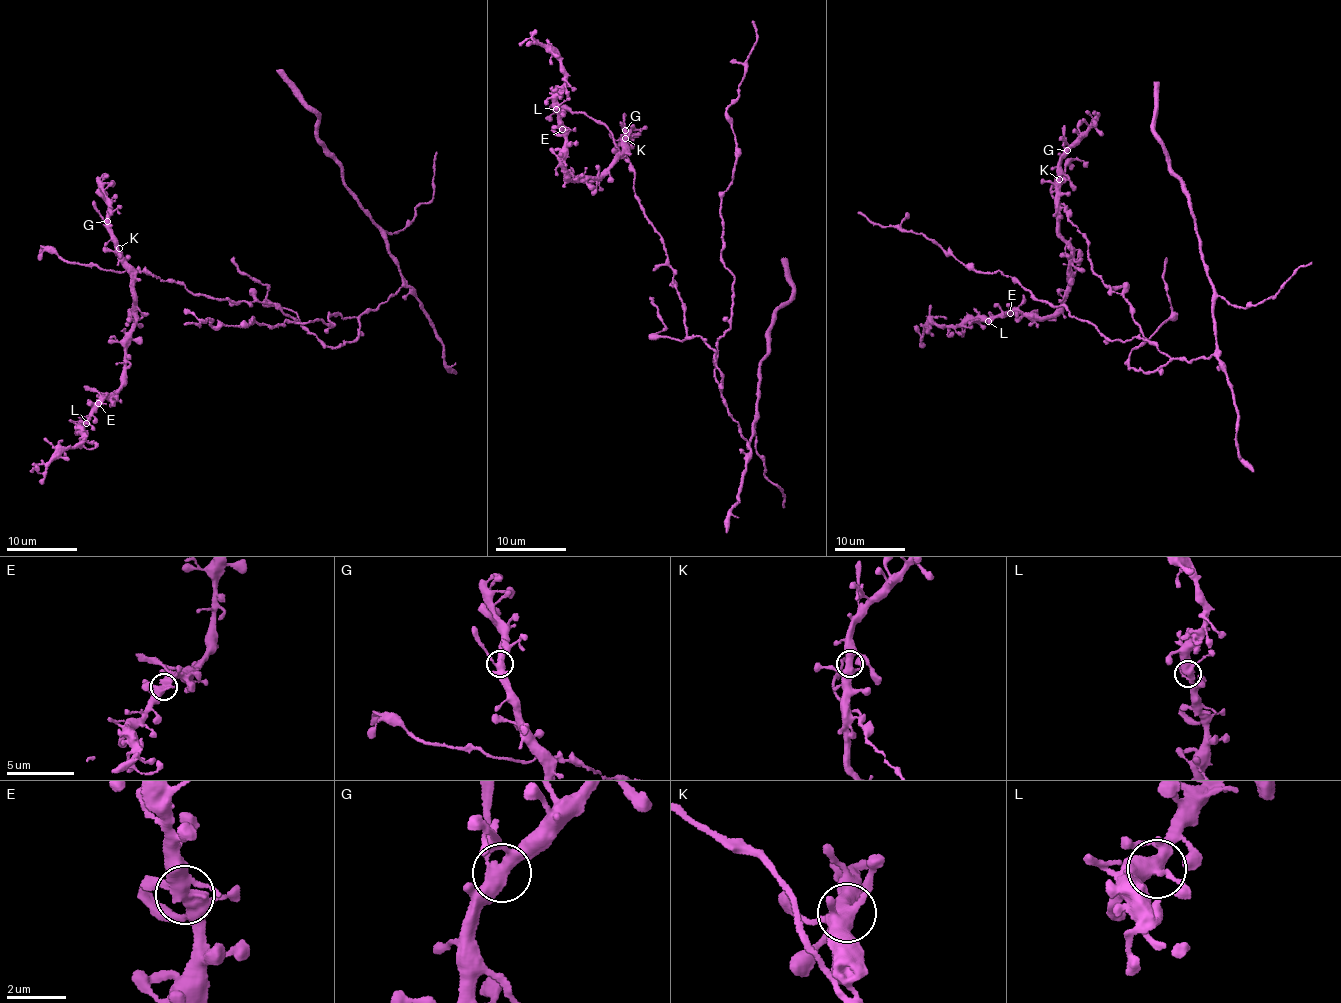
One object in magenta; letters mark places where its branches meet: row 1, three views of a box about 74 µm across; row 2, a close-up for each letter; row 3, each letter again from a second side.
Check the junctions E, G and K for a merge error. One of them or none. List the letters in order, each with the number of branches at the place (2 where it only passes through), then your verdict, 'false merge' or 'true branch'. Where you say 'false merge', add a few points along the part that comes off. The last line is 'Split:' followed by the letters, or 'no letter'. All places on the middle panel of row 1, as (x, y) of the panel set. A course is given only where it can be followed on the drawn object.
E: 5 | true branch
G: 5 | true branch
K: 5 | true branch
Split: no letter

